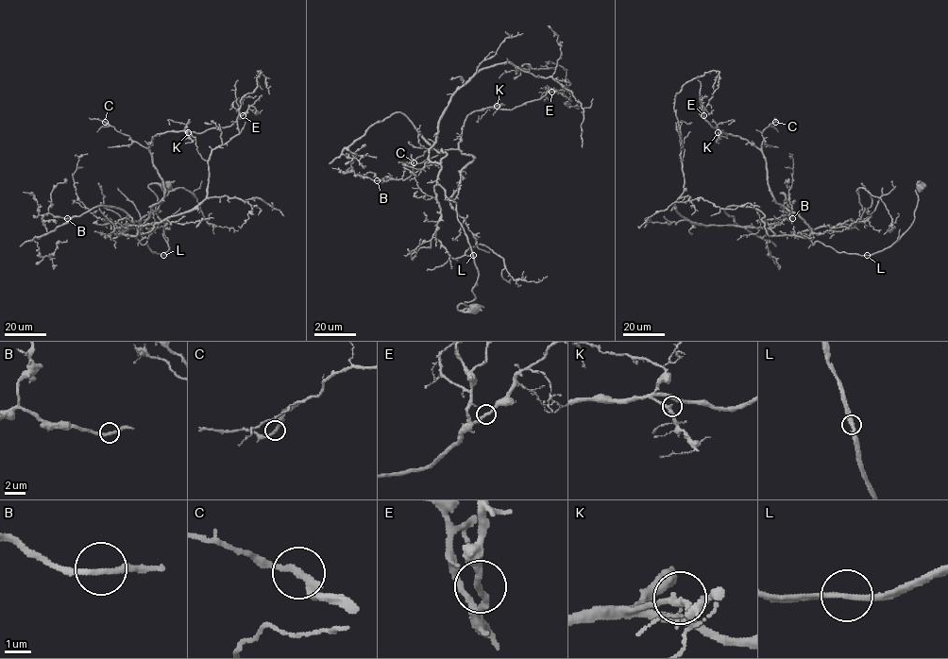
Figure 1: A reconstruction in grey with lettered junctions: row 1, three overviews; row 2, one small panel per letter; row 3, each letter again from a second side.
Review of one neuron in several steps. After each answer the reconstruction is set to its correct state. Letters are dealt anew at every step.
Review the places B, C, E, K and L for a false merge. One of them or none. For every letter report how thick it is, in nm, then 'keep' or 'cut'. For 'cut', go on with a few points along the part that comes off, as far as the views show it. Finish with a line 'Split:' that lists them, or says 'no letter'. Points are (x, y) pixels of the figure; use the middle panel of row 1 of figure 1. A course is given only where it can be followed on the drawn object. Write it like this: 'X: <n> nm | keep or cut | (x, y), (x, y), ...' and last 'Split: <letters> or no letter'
B: 220 nm | keep
C: 220 nm | keep
E: 220 nm | keep
K: 240 nm | keep
L: 240 nm | keep
Split: no letter

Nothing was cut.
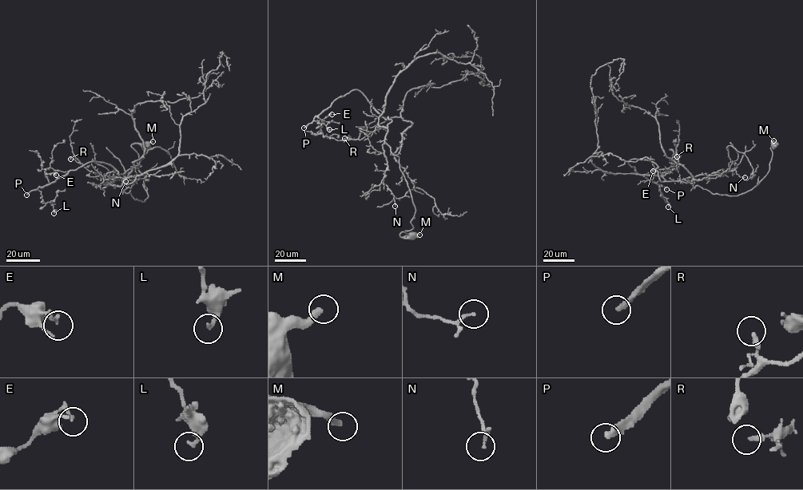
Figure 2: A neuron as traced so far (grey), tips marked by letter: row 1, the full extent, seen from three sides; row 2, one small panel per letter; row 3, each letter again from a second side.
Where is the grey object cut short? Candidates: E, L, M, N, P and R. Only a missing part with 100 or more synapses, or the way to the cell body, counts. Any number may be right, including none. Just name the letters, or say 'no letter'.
P

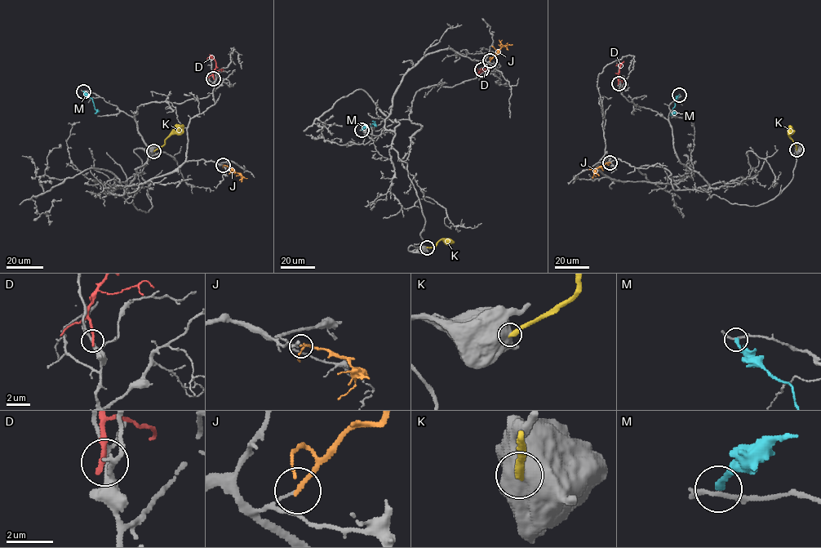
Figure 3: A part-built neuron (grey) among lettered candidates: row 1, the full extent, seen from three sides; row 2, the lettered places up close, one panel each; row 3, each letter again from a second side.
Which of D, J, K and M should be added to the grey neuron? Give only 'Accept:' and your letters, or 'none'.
Accept: none

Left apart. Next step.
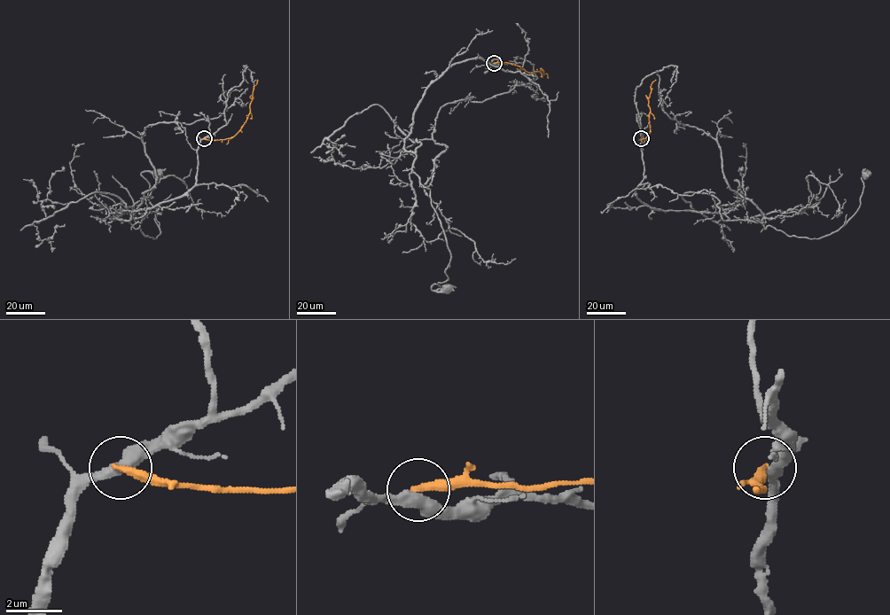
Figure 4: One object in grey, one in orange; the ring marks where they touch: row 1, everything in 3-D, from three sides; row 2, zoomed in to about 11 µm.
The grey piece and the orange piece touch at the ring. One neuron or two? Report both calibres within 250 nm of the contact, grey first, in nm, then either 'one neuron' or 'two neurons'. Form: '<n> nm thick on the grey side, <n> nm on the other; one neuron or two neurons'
400 nm thick on the grey side, 280 nm on the other; two neurons

